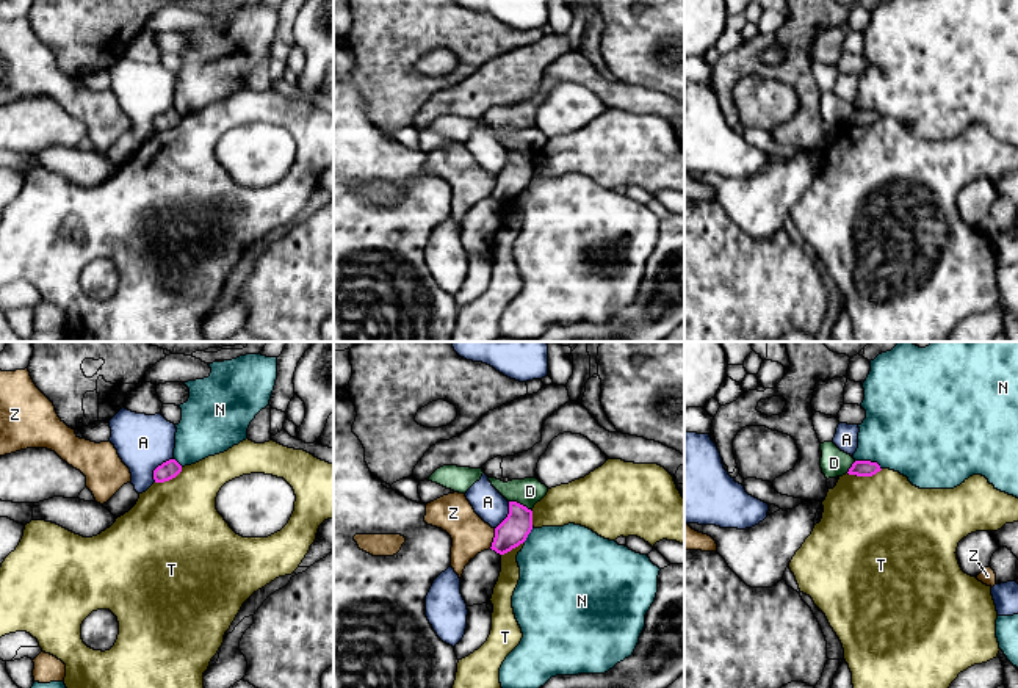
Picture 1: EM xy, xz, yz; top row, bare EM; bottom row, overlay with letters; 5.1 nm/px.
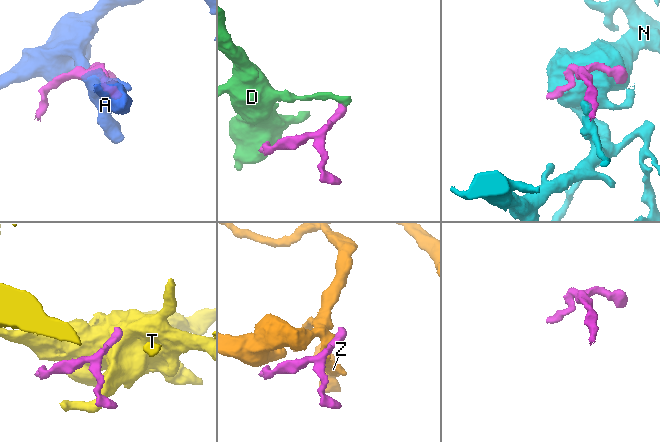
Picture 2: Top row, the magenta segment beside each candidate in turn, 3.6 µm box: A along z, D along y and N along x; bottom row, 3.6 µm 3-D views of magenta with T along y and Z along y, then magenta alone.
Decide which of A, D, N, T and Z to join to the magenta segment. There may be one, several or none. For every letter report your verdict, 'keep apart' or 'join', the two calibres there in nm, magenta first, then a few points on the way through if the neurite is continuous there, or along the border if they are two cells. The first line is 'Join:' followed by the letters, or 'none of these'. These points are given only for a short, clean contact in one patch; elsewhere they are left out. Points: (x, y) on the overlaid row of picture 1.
Join: none of these
A: keep apart; calibres 90 and 280 nm
D: keep apart; calibres 150 and 140 nm; border xz (509, 500), (516, 500), (531, 511)
N: keep apart; calibres 80 and 440 nm
T: keep apart; calibres 80 and 500 nm; border yz (882, 469), (871, 475), (848, 474)
Z: keep apart; calibres 150 and 200 nm; border xz (495, 528), (495, 536), (489, 547)

